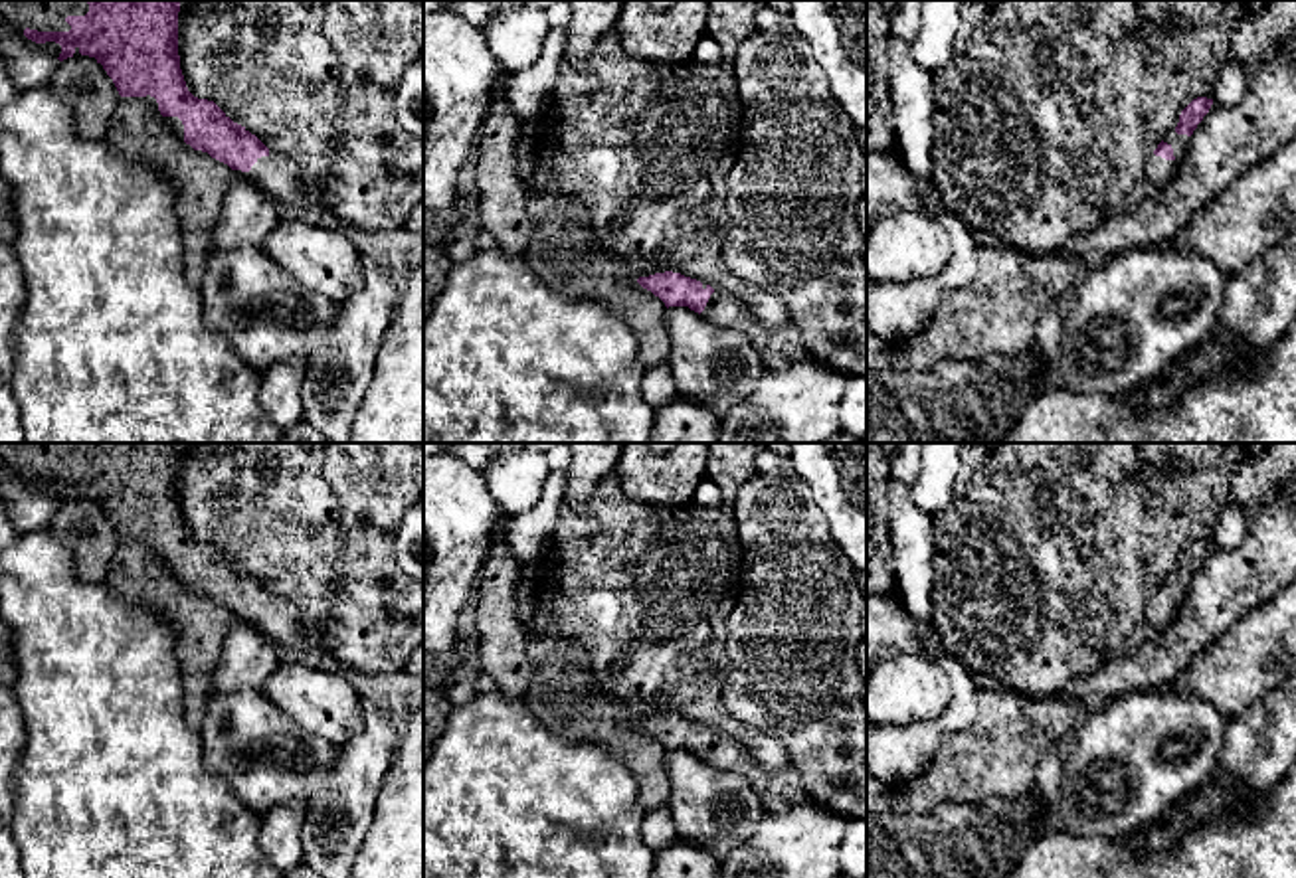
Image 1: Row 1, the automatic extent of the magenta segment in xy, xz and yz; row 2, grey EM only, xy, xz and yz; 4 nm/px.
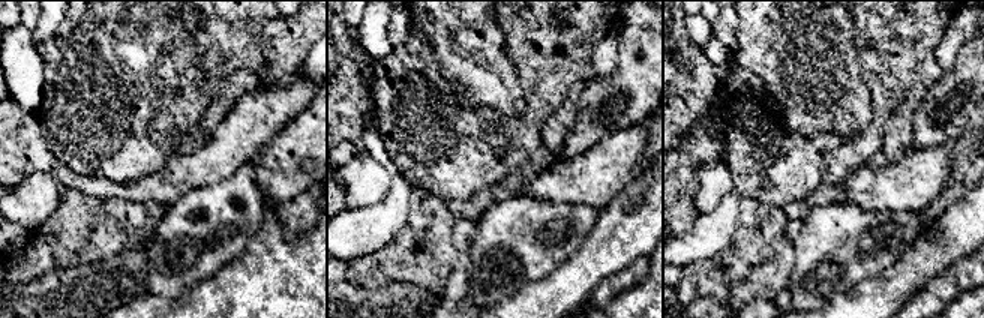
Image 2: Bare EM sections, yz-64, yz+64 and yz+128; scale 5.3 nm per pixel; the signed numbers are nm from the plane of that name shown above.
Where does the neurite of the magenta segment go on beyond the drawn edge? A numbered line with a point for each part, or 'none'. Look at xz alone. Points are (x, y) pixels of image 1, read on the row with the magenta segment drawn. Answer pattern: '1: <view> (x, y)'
1: xz (778, 347)

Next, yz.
1: yz (1158, 171)

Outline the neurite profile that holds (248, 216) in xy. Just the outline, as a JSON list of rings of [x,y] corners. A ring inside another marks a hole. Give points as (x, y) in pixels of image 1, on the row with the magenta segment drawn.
[[[233,170],[210,249],[263,245],[279,221],[273,198],[247,172]]]

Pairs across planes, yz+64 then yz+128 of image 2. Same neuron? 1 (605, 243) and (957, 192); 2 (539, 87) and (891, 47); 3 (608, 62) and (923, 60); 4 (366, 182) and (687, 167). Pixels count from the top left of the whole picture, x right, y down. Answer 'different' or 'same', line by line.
1: different
2: same
3: different
4: different

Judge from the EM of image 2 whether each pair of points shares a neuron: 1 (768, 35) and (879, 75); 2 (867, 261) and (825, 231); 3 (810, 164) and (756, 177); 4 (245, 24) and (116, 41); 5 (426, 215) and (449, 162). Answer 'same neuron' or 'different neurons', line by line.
1: different neurons
2: same neuron
3: same neuron
4: same neuron
5: different neurons

